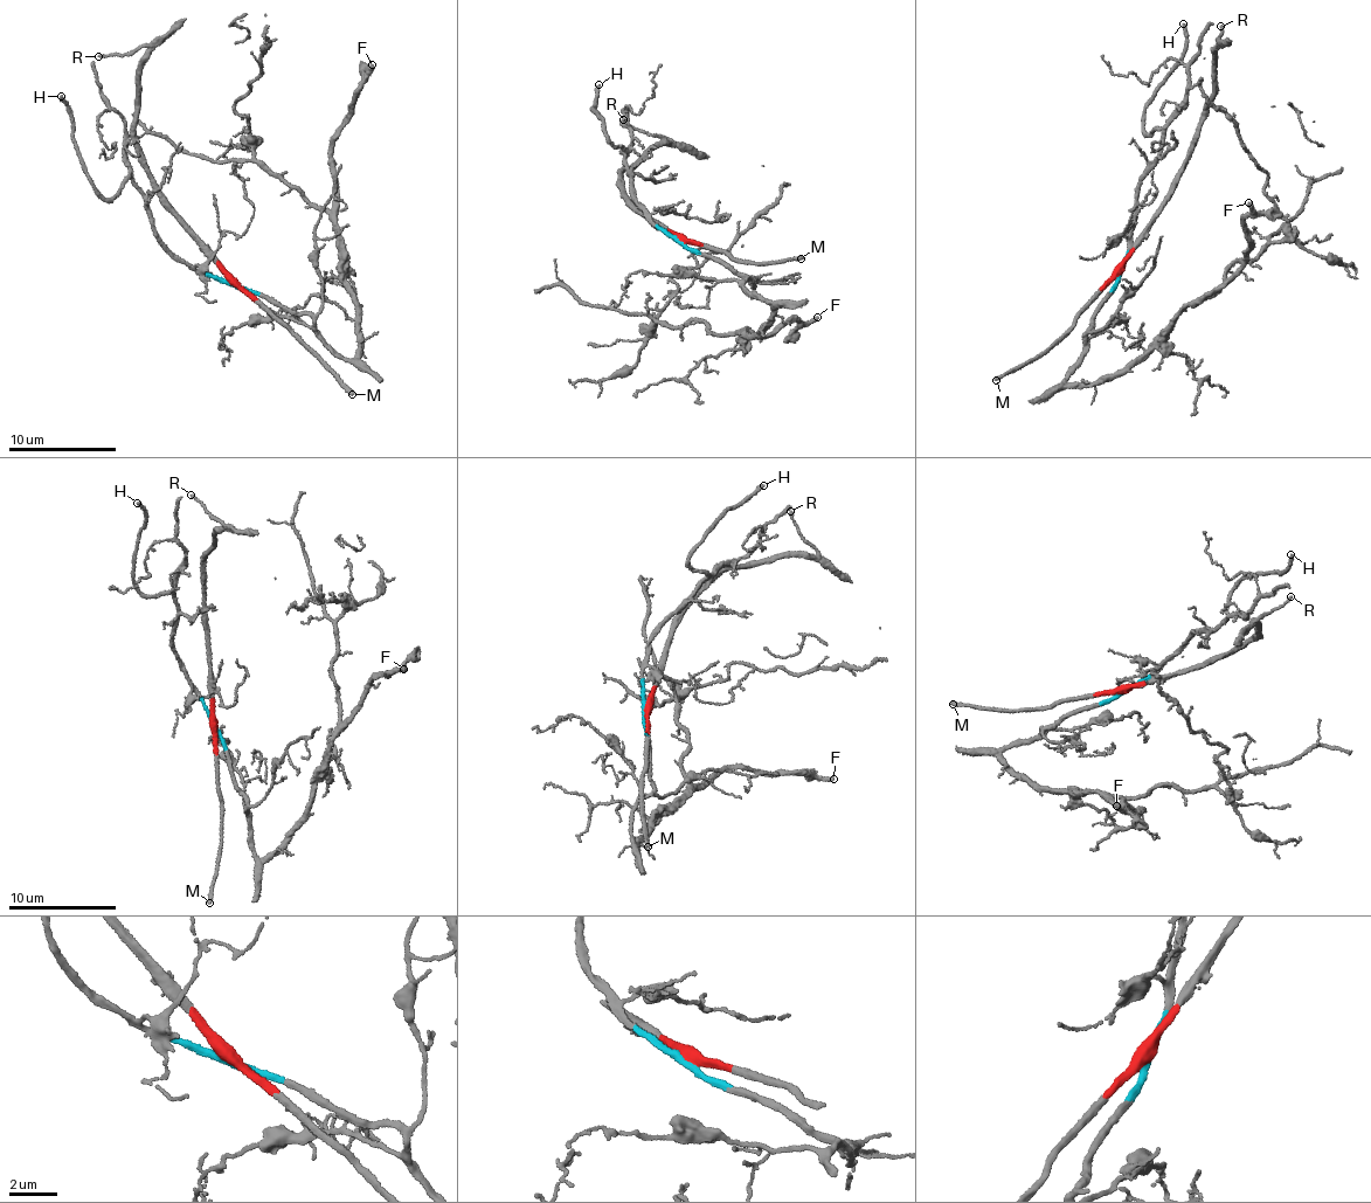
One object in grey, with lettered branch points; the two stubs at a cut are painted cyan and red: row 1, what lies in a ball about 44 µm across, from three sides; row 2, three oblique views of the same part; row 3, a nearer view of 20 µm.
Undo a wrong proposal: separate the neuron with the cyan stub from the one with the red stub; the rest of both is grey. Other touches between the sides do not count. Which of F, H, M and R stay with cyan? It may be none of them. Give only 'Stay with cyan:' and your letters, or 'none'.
Stay with cyan: F, H

